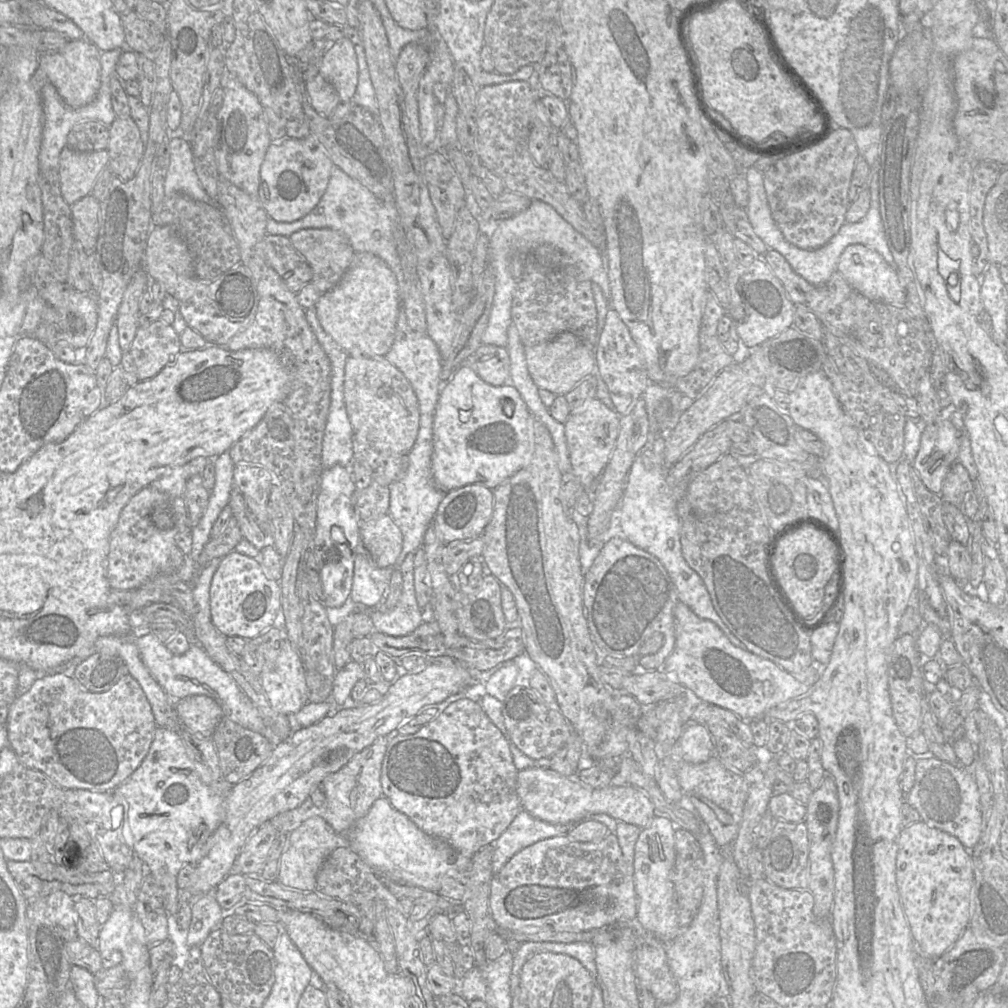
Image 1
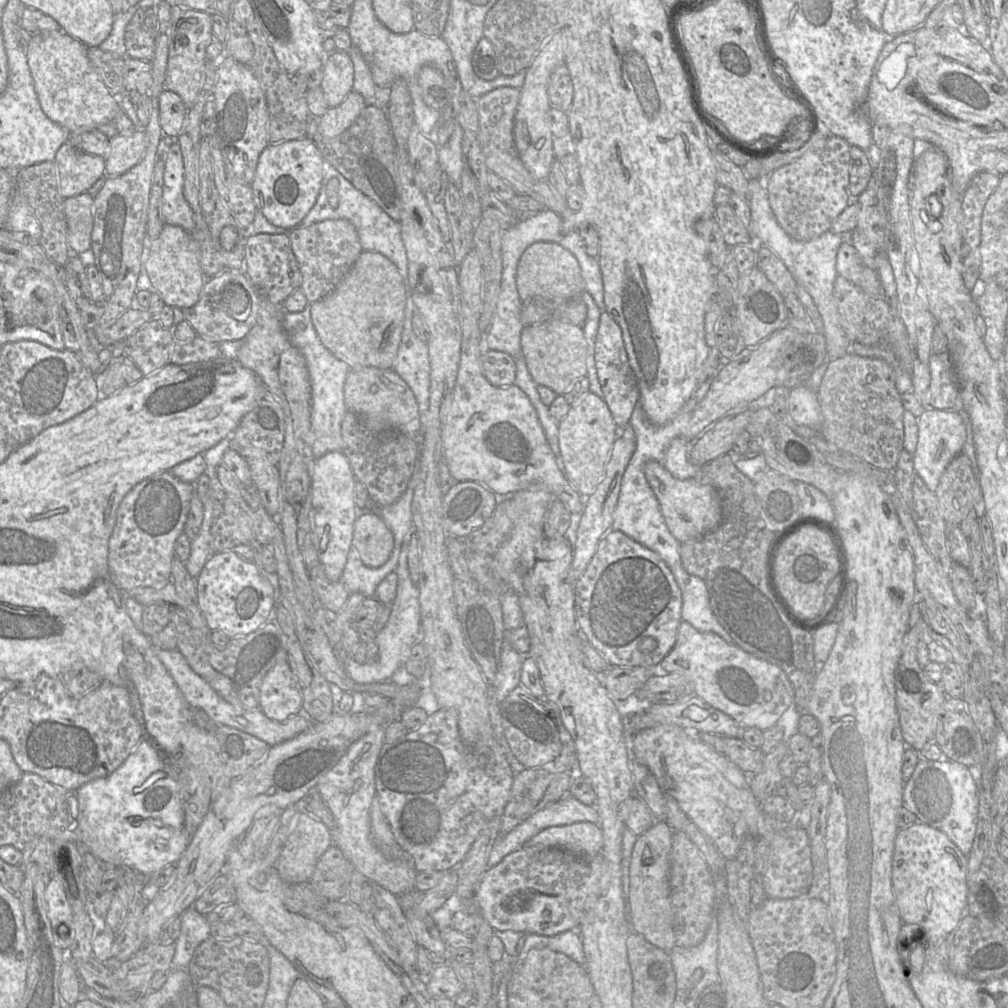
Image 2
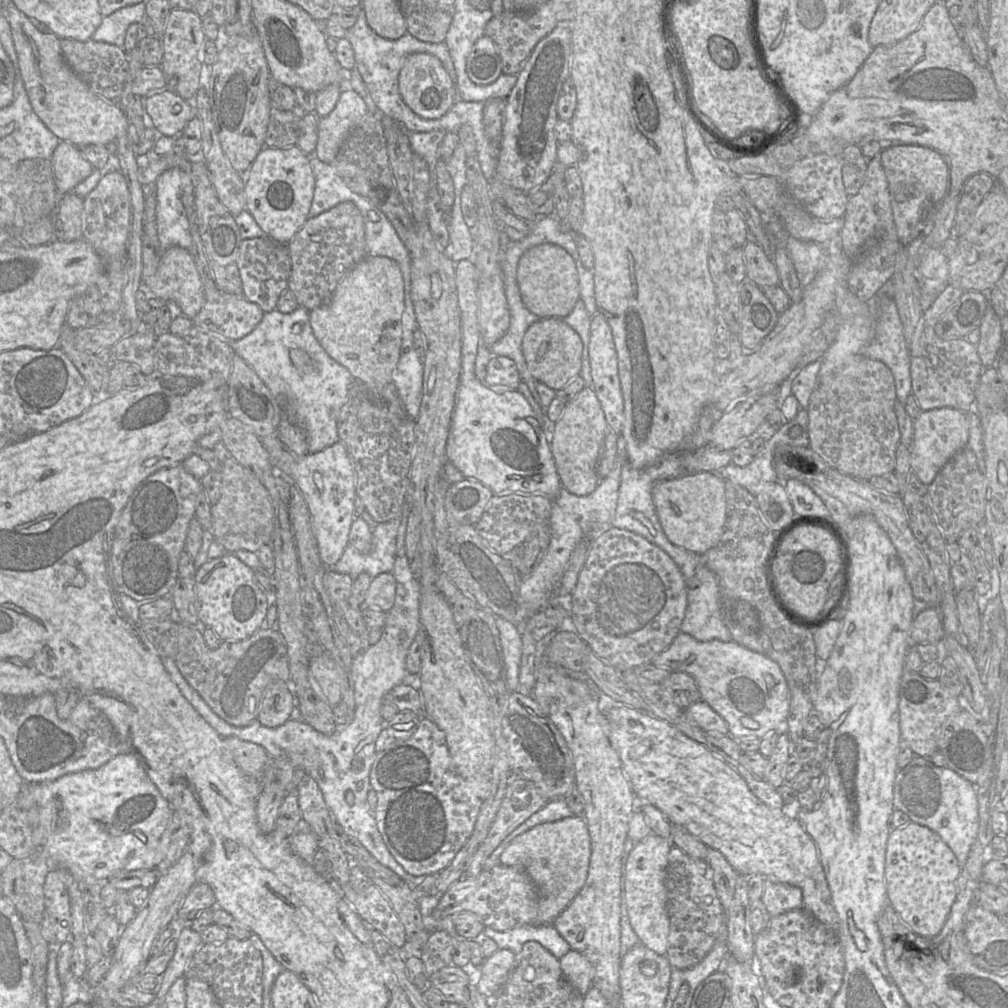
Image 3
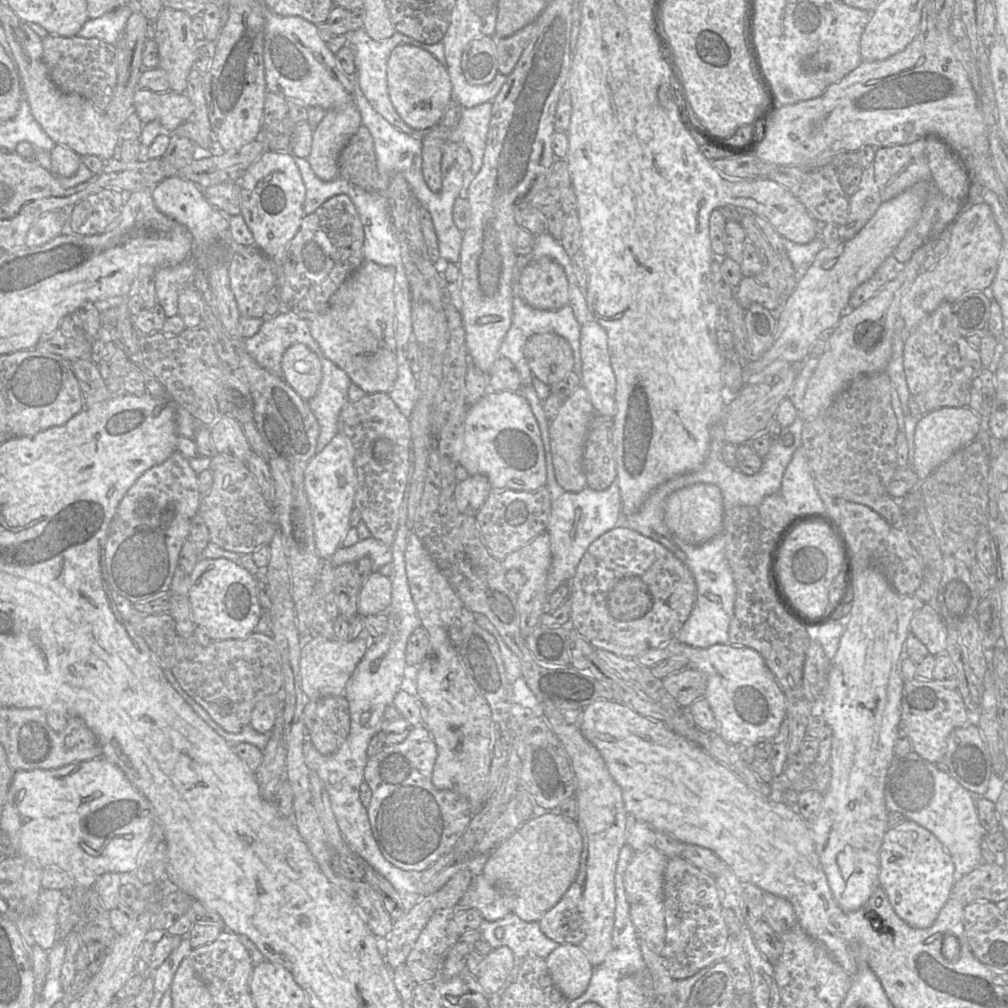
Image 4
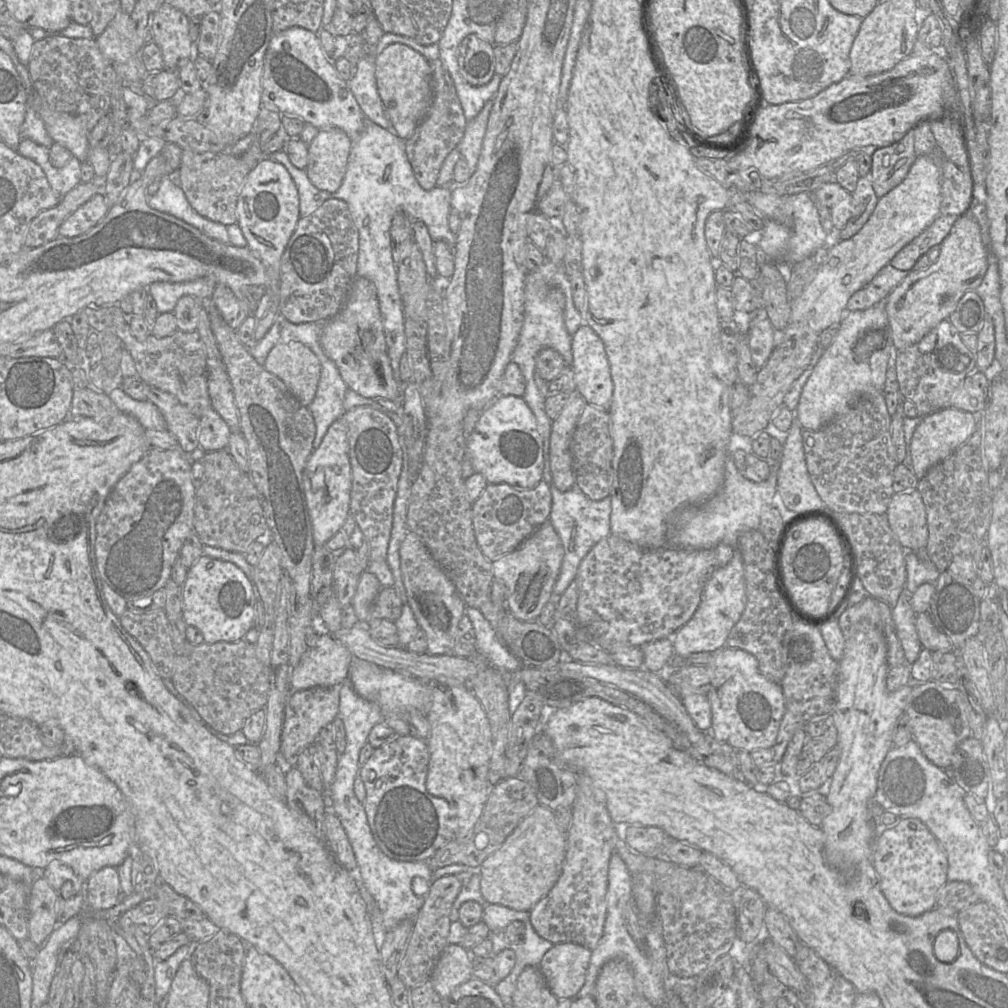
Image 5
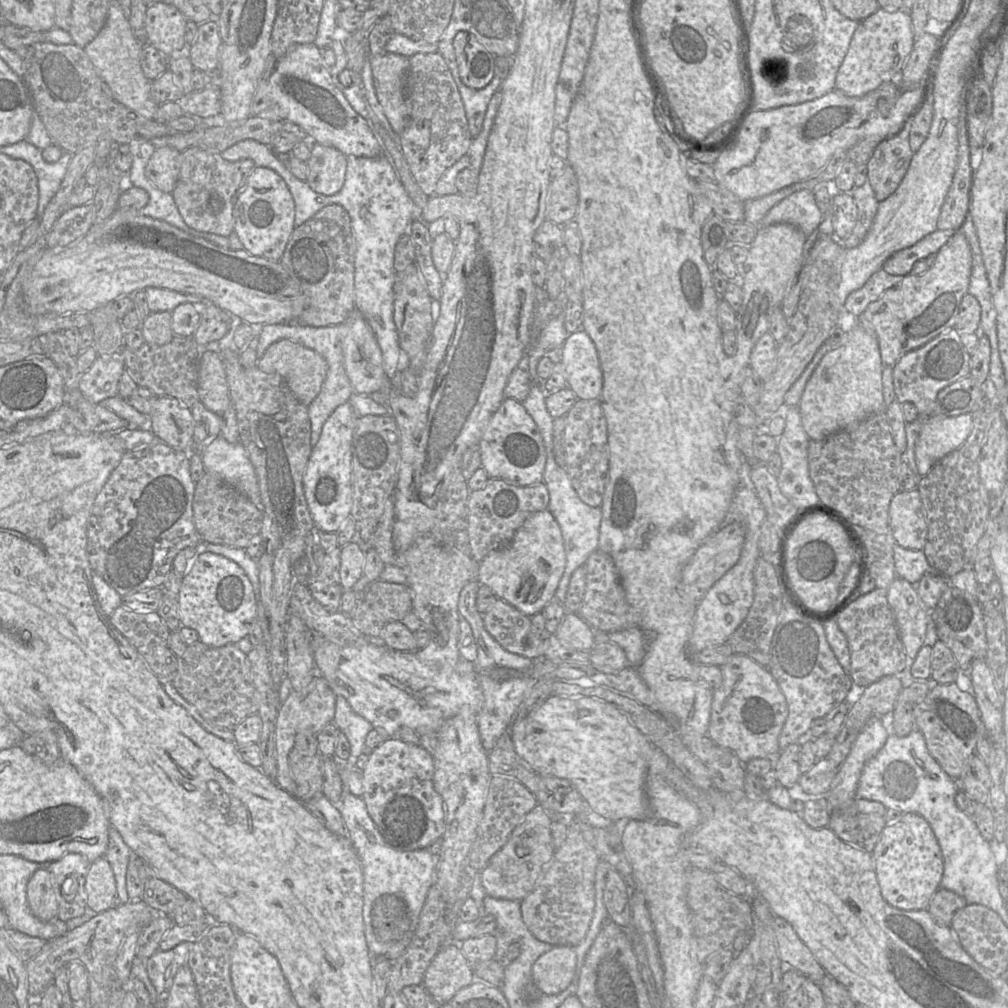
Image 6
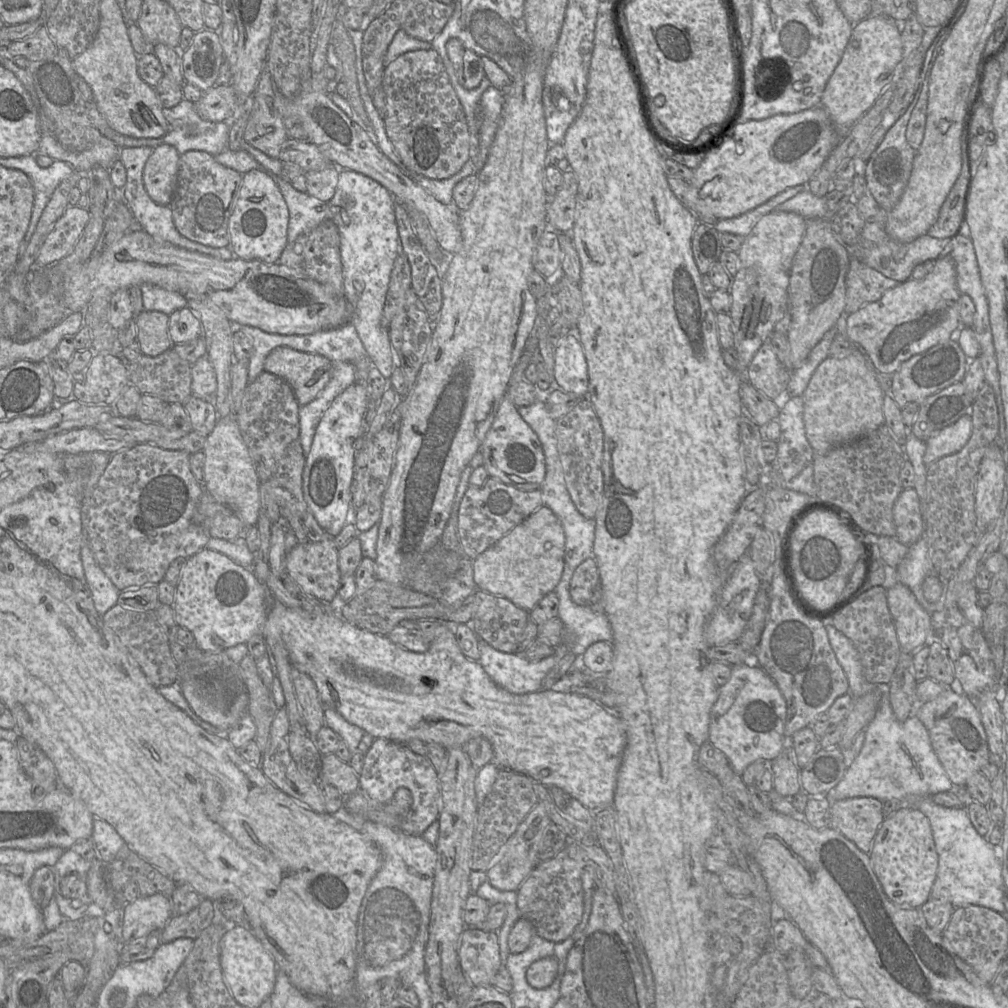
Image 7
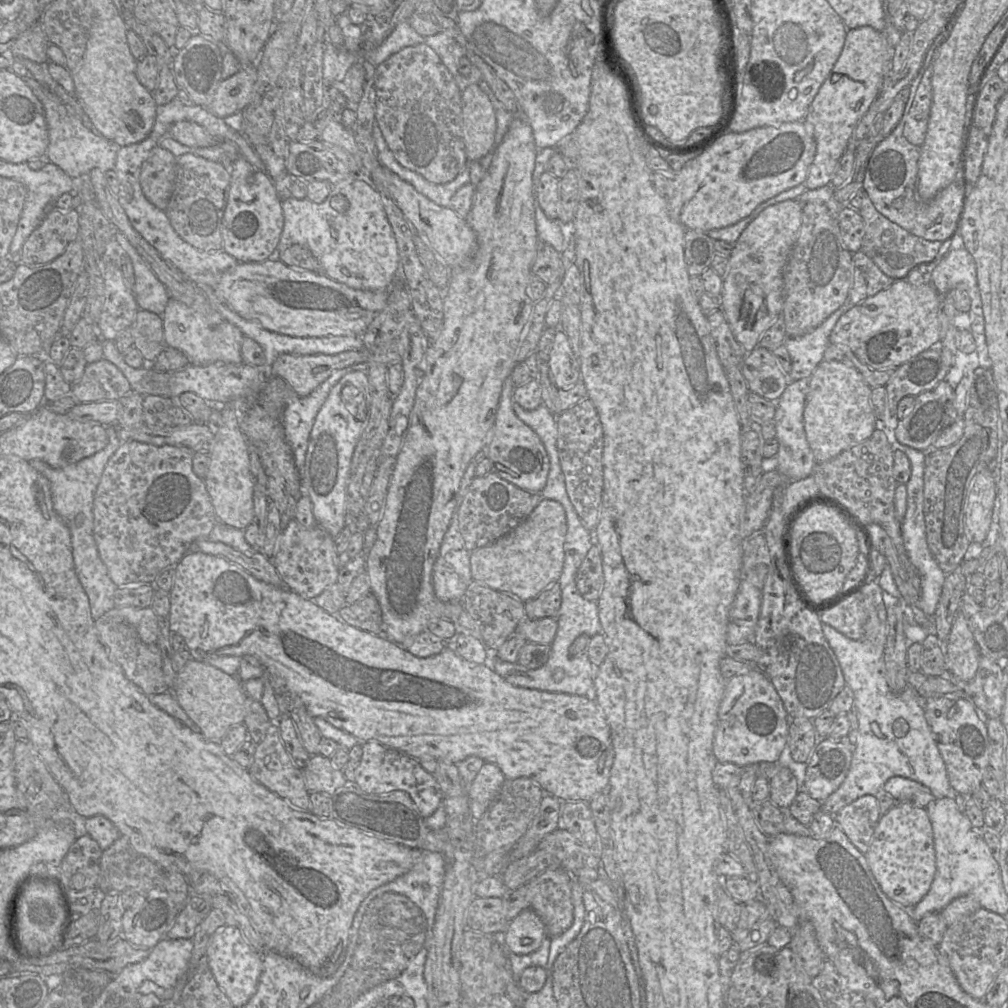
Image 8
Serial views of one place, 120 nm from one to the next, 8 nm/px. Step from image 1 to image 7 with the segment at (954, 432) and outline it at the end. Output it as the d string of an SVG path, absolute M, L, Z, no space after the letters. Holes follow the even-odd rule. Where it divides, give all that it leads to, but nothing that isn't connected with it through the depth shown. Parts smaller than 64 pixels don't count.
M965 414L955 423L942 429L937 435L927 440L923 462L926 466L938 459L960 451L971 435L971 416Z

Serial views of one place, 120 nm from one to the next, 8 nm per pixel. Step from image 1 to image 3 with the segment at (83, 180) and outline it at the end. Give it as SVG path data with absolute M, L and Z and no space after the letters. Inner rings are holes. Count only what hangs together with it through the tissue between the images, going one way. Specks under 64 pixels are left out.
M60 141L50 158L54 183L62 196L87 178L93 166L85 159L80 148L67 141Z

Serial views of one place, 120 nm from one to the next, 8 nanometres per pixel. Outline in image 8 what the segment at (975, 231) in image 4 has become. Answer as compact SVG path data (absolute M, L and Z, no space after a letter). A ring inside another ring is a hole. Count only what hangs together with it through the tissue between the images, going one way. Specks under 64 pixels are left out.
M898 279L889 288L866 298L844 313L831 332L830 343L849 347L862 363L874 370L896 369L944 338L950 321L942 311L942 298L928 282L914 286L906 279Z

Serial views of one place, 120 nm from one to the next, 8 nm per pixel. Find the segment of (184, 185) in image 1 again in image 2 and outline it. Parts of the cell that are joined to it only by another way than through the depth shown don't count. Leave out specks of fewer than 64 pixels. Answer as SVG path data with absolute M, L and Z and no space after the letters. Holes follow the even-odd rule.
M167 136L164 140L170 151L164 171L162 216L165 224L180 226L187 232L194 232L193 211L184 197L185 168L178 137Z

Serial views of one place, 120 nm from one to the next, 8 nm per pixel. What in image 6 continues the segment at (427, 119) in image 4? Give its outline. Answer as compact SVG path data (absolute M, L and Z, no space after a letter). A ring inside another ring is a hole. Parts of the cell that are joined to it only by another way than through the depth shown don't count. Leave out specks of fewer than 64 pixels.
M387 52L371 57L370 63L377 99L393 131L400 135L408 120L405 77L409 60Z

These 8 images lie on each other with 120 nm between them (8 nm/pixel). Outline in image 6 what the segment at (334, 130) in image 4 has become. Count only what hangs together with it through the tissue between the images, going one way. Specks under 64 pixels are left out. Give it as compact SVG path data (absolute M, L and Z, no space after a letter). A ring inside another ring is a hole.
M313 143L306 161L306 182L318 194L331 196L338 193L345 181L348 157L334 147Z

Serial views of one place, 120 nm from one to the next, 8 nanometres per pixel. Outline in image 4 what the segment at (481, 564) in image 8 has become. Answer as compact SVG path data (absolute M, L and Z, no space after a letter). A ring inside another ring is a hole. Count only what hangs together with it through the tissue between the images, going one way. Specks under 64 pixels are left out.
M544 531L531 542L513 551L502 560L506 571L515 569L525 577L523 586L517 592L517 604L520 616L519 626L523 638L527 637L540 624L540 618L546 611L546 601L548 598L546 587L551 558L550 537L547 531Z

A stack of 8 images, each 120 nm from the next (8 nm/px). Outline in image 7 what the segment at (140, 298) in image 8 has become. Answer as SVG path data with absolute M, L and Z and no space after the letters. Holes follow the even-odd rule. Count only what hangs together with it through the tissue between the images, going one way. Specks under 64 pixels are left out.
M152 284L140 286L143 311L158 311L171 315L174 311L187 307L188 299L182 294Z

